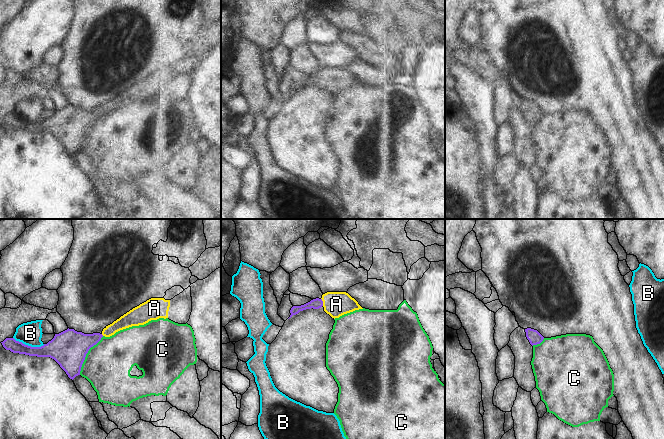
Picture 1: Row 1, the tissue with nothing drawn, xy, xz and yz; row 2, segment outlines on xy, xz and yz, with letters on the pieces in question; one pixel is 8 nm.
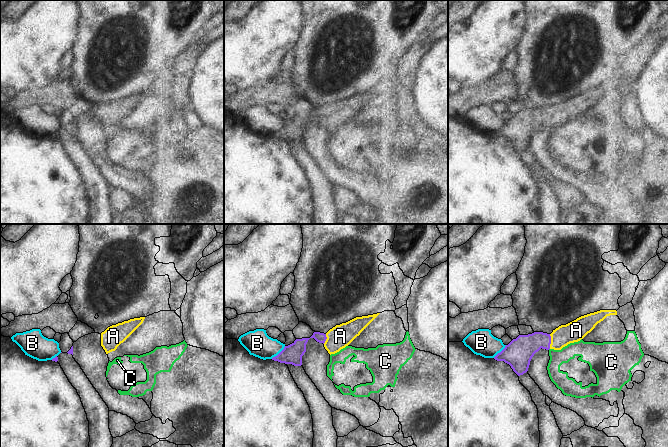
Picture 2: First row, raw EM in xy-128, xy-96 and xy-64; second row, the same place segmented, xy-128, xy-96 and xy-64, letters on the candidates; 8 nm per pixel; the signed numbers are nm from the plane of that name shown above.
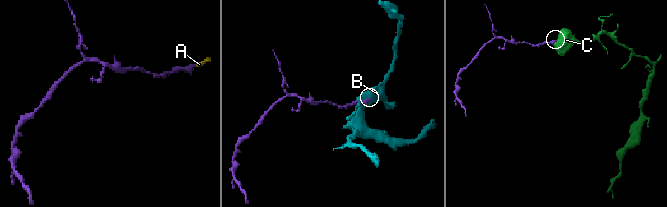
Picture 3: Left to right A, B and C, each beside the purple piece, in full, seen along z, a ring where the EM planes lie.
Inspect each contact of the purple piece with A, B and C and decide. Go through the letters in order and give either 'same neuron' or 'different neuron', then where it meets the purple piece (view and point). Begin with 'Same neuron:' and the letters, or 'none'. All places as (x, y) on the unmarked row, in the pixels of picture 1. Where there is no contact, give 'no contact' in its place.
Same neuron: A
A: same neuron; meets purple in xz at (322, 78)
B: different neuron; meets purple in xy at (29, 122)
C: different neuron; meets purple in xy at (85, 131)

